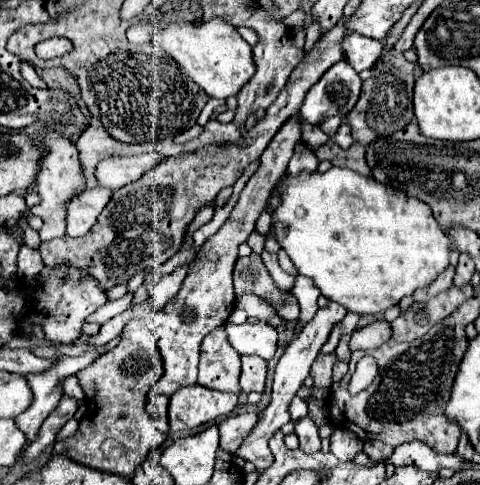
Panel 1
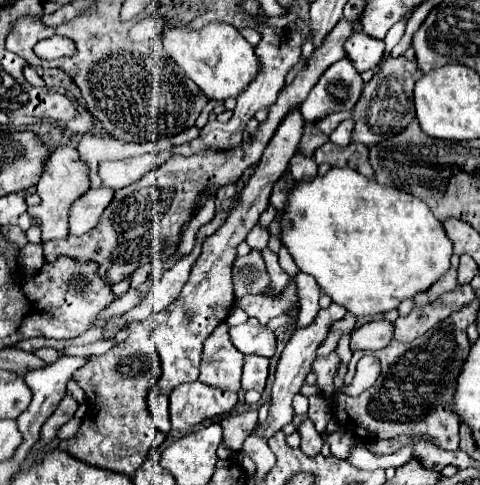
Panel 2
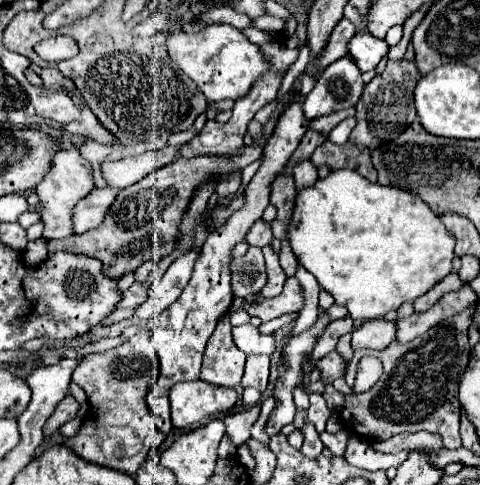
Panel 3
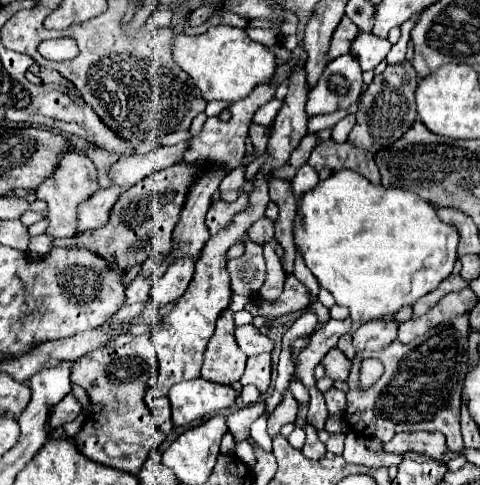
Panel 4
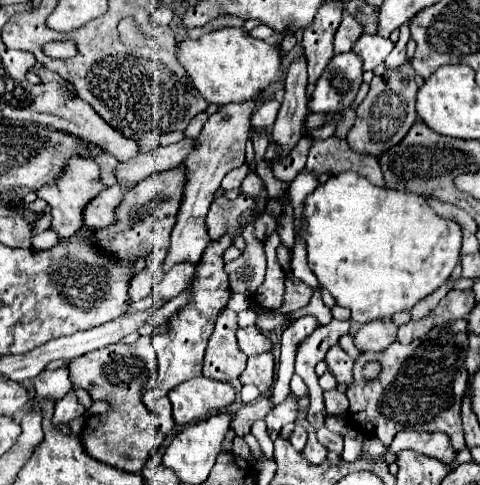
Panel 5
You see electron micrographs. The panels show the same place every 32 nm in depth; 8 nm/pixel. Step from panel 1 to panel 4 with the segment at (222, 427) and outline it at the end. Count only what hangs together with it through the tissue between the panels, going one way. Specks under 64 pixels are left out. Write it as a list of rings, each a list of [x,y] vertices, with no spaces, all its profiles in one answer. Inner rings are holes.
[[[258,400],[250,406],[244,406],[228,416],[228,432],[234,436],[234,442],[242,442],[250,436],[250,424],[264,414],[264,402]]]

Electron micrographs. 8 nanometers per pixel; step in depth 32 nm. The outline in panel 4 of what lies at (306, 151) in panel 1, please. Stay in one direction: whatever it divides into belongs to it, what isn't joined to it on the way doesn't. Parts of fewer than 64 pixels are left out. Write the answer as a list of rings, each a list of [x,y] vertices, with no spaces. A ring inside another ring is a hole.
[[[304,164],[302,168],[296,170],[296,176],[292,180],[292,188],[294,188],[294,196],[296,200],[302,198],[304,190],[312,190],[318,182],[318,172],[310,166],[310,164]]]

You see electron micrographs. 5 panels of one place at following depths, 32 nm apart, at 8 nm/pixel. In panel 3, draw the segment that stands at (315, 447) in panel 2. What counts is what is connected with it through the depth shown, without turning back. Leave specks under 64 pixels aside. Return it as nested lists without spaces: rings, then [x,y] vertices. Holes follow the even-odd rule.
[[[304,422],[304,426],[300,428],[300,432],[304,434],[304,444],[302,444],[302,448],[300,448],[302,454],[308,456],[308,458],[318,458],[318,456],[322,454],[324,444],[322,444],[322,440],[320,440],[320,436],[318,436],[314,424]]]

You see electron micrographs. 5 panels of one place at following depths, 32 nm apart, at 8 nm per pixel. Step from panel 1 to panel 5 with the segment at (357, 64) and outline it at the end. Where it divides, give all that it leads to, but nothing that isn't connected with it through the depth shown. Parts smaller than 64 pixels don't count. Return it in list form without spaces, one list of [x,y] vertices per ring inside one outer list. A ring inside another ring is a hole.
[[[362,34],[360,40],[356,40],[352,52],[362,56],[364,70],[374,70],[378,64],[382,64],[388,56],[388,52],[394,48],[394,44],[388,38],[376,36],[376,34]]]

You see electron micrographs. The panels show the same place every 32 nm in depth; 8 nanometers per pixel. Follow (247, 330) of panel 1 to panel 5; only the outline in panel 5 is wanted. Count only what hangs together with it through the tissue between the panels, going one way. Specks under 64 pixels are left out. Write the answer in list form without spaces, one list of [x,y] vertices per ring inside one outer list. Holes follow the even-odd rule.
[[[248,326],[248,328],[238,328],[236,332],[238,338],[238,346],[246,356],[258,356],[262,352],[270,352],[272,350],[272,340],[262,334],[256,326]]]

